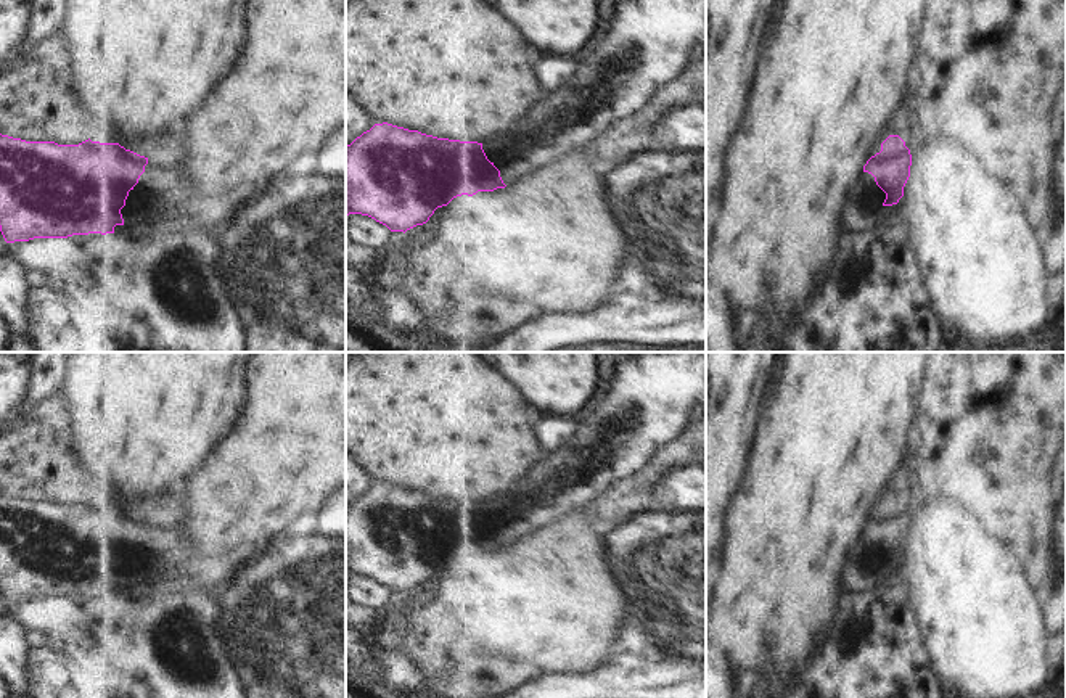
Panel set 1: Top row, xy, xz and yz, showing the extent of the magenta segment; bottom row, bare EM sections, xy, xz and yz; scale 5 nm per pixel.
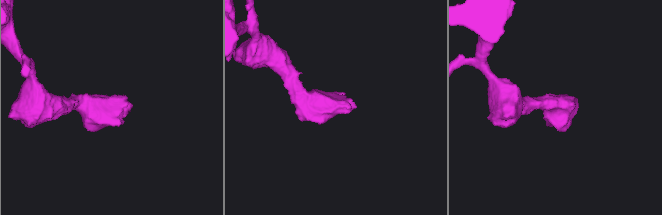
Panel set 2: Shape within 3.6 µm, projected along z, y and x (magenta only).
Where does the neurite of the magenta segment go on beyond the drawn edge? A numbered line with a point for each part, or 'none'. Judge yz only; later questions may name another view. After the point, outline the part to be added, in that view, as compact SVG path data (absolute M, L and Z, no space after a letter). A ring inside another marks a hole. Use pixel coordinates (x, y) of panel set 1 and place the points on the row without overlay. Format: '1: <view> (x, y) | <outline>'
1: yz (864, 571) | M862 532L849 552L843 568L843 589L852 592L876 592L892 589L884 566L886 553L876 545L875 537Z

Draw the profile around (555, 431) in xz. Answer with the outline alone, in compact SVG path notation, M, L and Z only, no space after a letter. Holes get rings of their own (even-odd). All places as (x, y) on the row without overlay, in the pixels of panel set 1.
M543 415L537 425L539 439L547 452L555 452L577 437L579 423L571 415Z

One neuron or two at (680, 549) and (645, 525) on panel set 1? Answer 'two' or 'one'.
one

